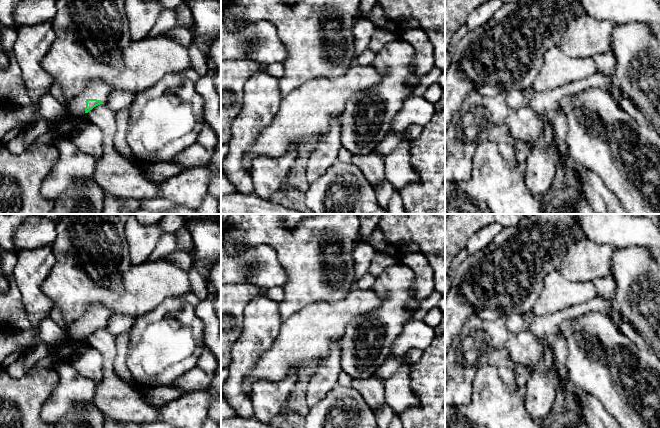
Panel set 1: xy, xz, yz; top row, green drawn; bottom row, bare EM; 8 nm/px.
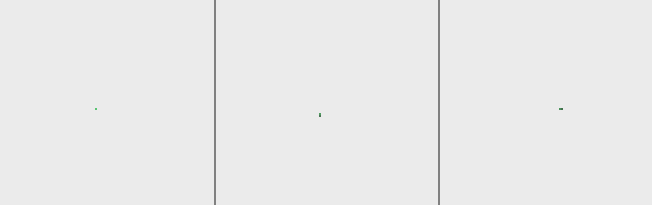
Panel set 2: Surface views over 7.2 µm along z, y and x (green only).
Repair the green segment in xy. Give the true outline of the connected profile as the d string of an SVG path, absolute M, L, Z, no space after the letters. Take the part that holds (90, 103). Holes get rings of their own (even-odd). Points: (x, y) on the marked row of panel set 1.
M162 36L143 38L123 50L124 71L111 81L89 80L84 90L71 99L66 115L81 119L94 107L105 104L114 90L144 91L169 73L191 68L189 49Z

